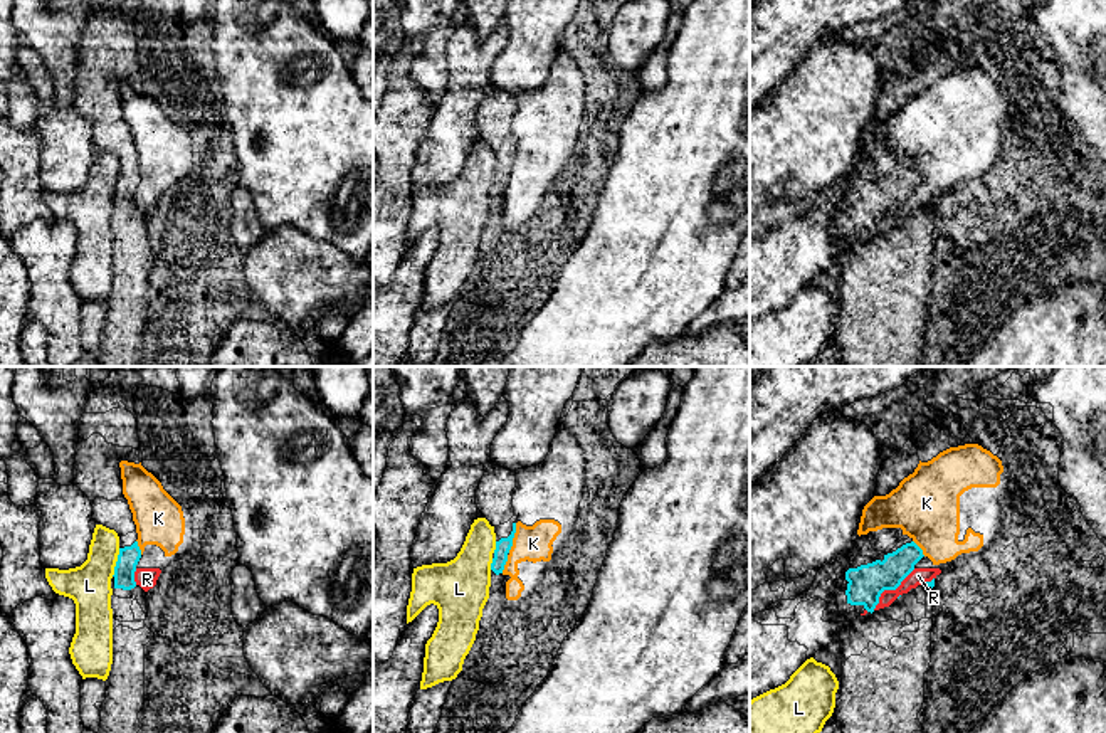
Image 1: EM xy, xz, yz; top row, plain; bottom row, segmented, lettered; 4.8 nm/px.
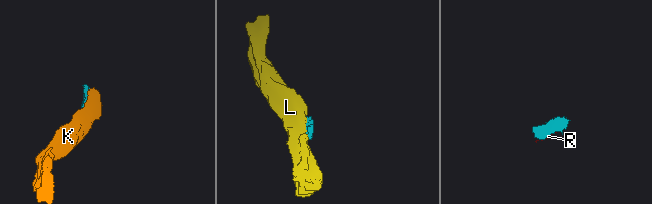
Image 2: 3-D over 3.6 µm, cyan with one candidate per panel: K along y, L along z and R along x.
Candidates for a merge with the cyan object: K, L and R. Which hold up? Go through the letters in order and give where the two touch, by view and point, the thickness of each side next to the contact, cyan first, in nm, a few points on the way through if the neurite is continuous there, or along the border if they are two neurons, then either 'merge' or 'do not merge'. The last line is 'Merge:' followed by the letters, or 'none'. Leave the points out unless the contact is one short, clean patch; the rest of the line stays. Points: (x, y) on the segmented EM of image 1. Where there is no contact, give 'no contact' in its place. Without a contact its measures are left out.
K: contact xz (513, 537); calibres 70 and 170 nm; border xz (516, 523), (513, 545), (508, 552); do not merge
L: contact xy (116, 562); calibres 100 and 200 nm; border xy (120, 548), (111, 575); do not merge
R: contact yz (890, 589); calibres 170 and 80 nm; border yz (915, 569), (895, 589), (886, 589), (873, 609); do not merge
Merge: none

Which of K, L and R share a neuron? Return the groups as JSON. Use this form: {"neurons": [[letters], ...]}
{"neurons": [["K", "R"], ["L"]]}

